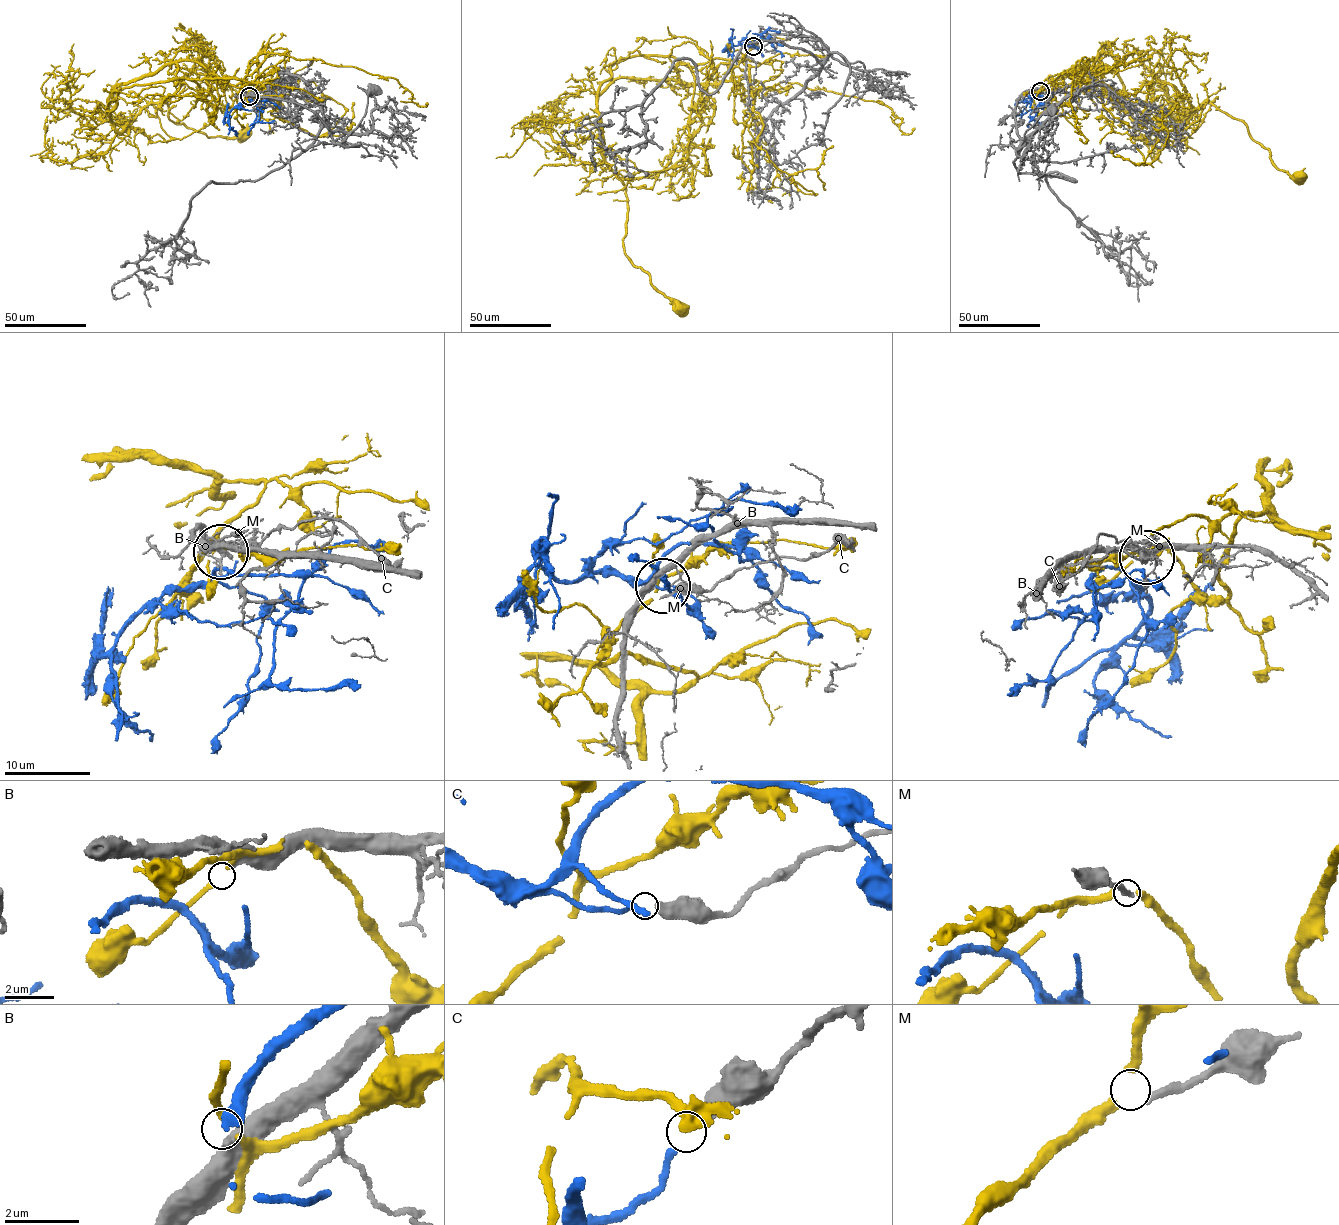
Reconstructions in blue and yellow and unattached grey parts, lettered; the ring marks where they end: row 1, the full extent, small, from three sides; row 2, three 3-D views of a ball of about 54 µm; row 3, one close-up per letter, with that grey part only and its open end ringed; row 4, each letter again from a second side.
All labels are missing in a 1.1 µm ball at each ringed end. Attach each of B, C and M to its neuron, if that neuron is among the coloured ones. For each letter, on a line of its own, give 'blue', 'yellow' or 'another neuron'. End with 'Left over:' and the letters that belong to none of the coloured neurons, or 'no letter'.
B: another neuron
C: blue
M: another neuron
Left over: B, M

